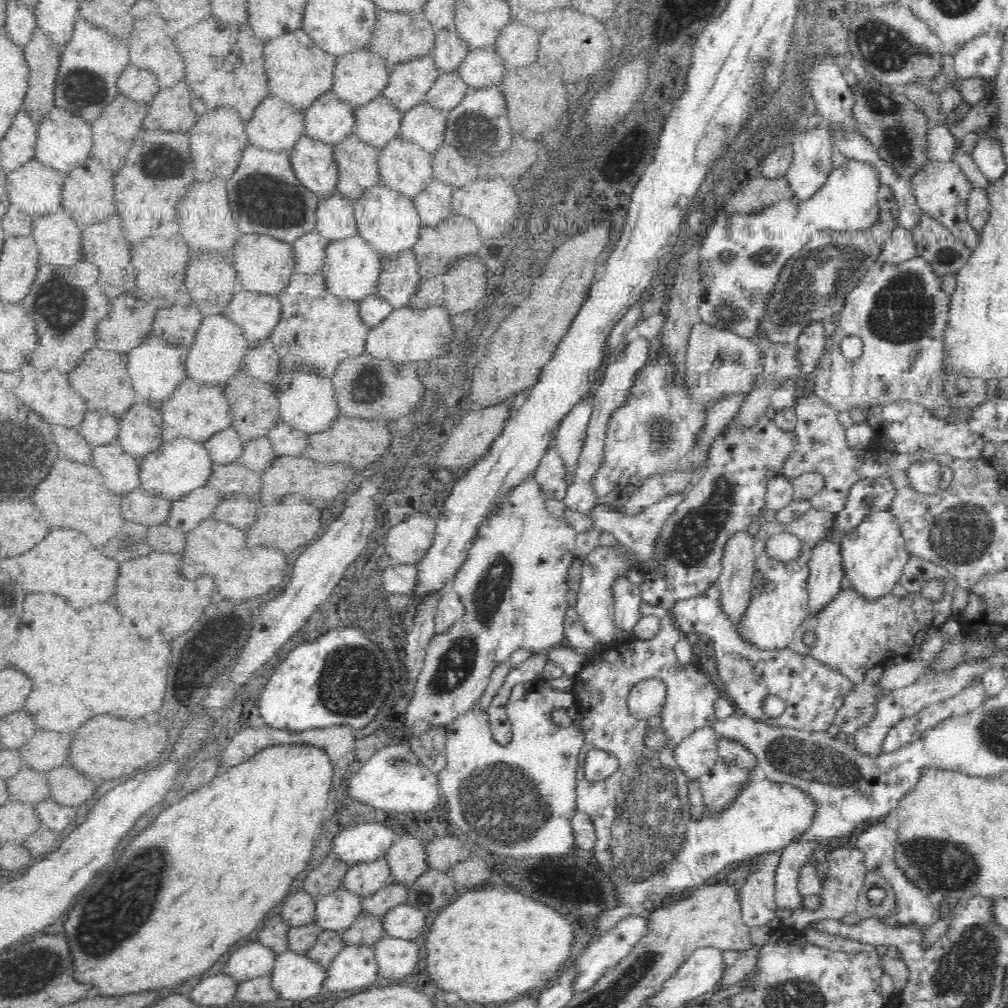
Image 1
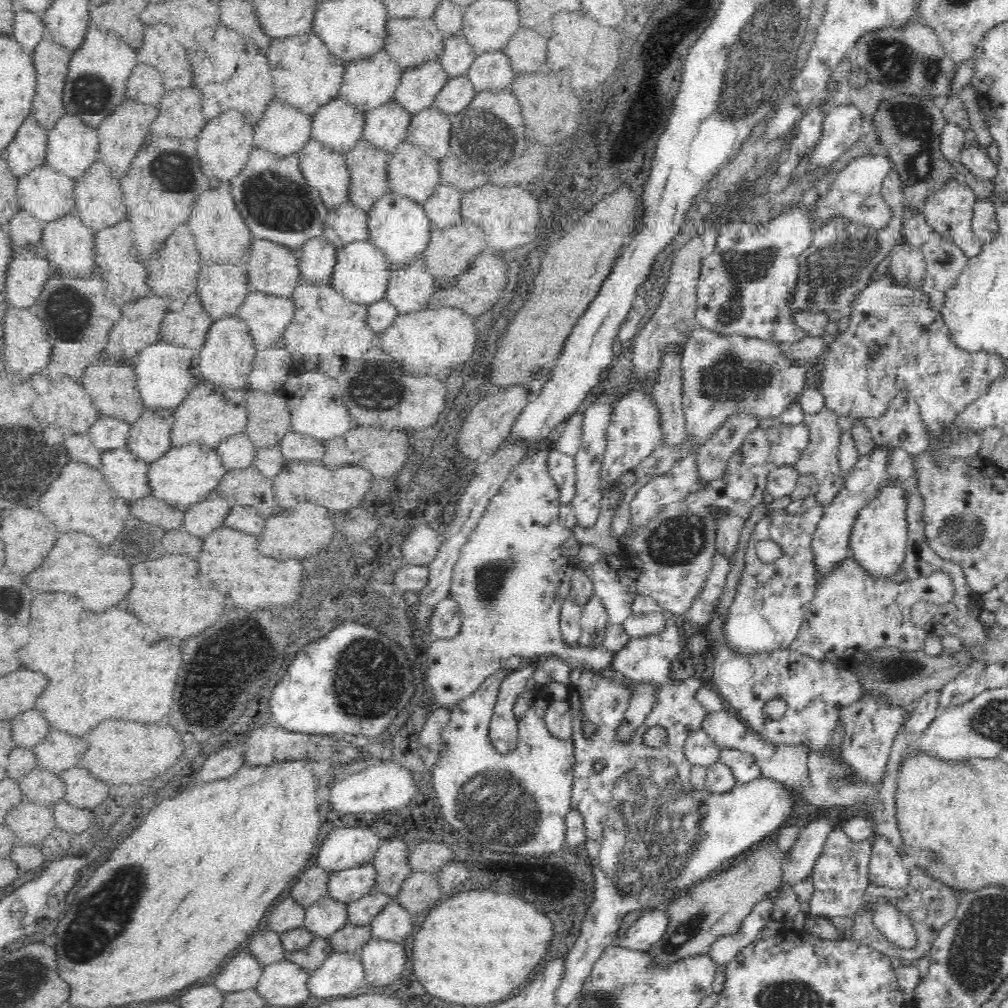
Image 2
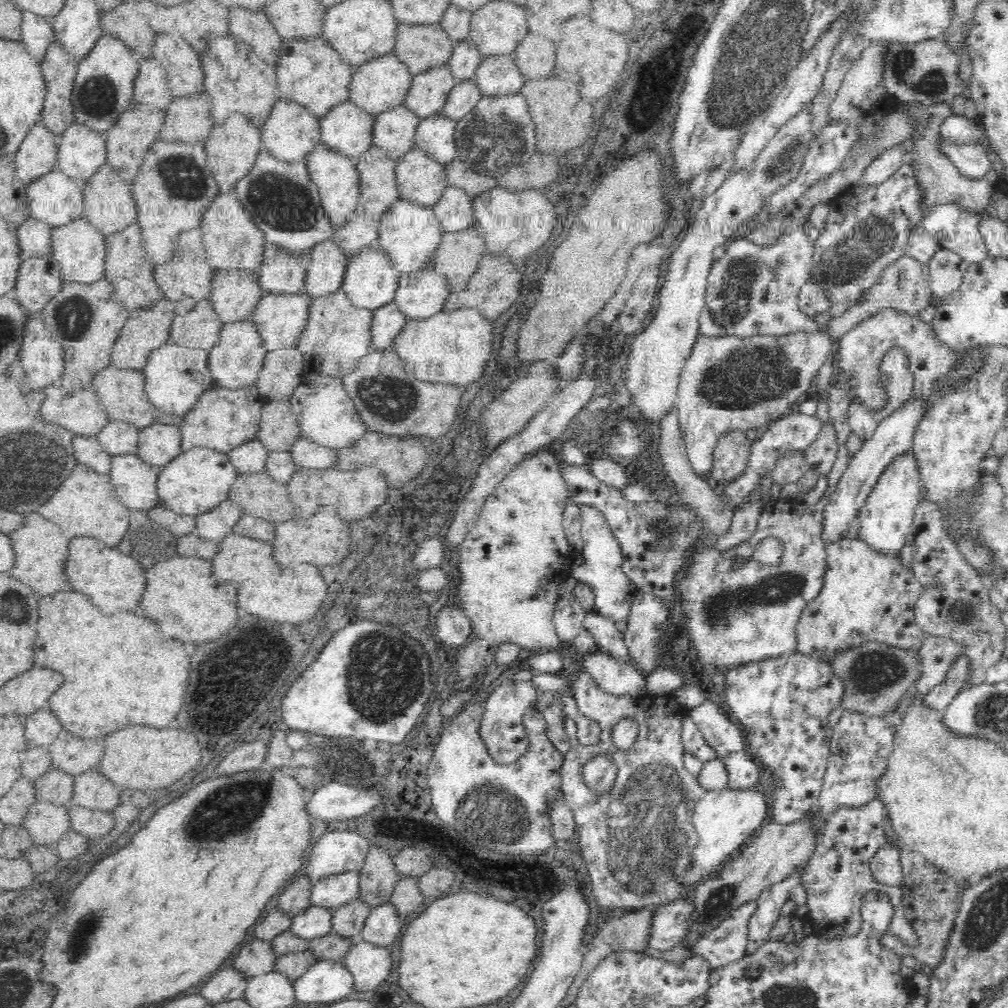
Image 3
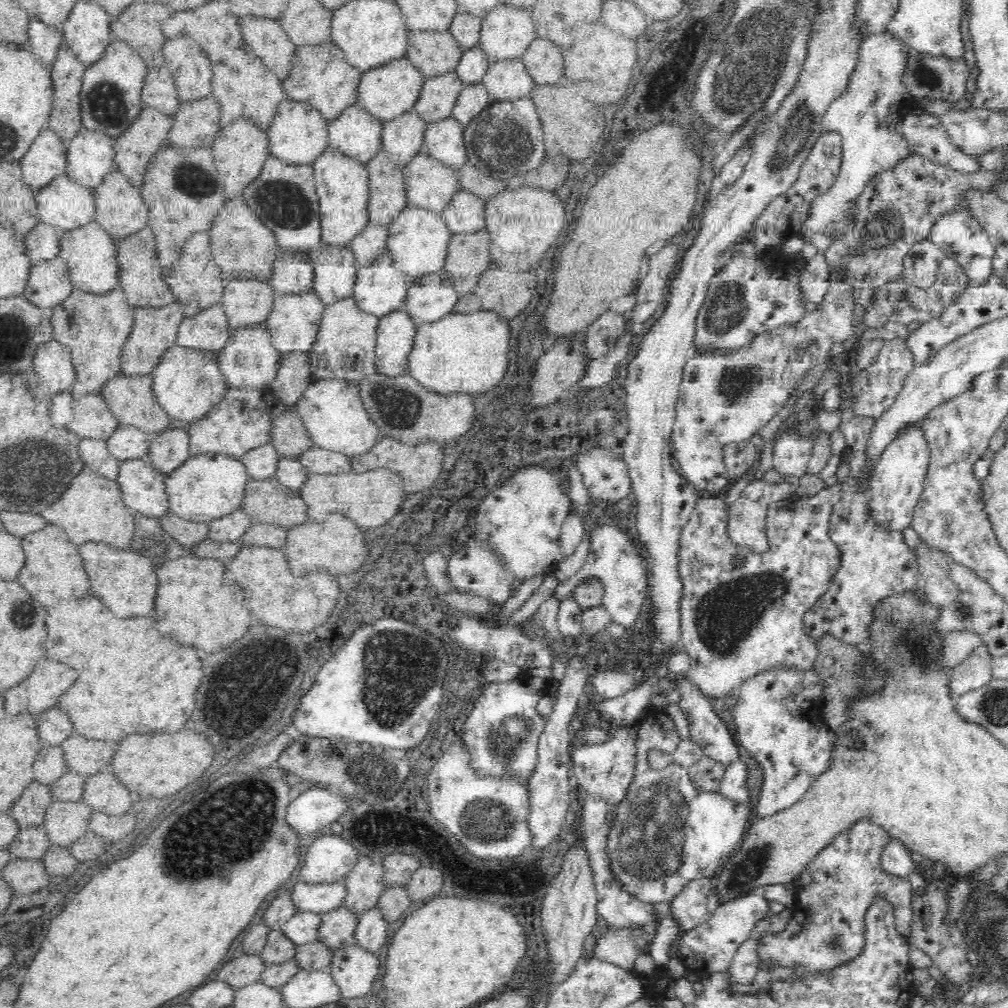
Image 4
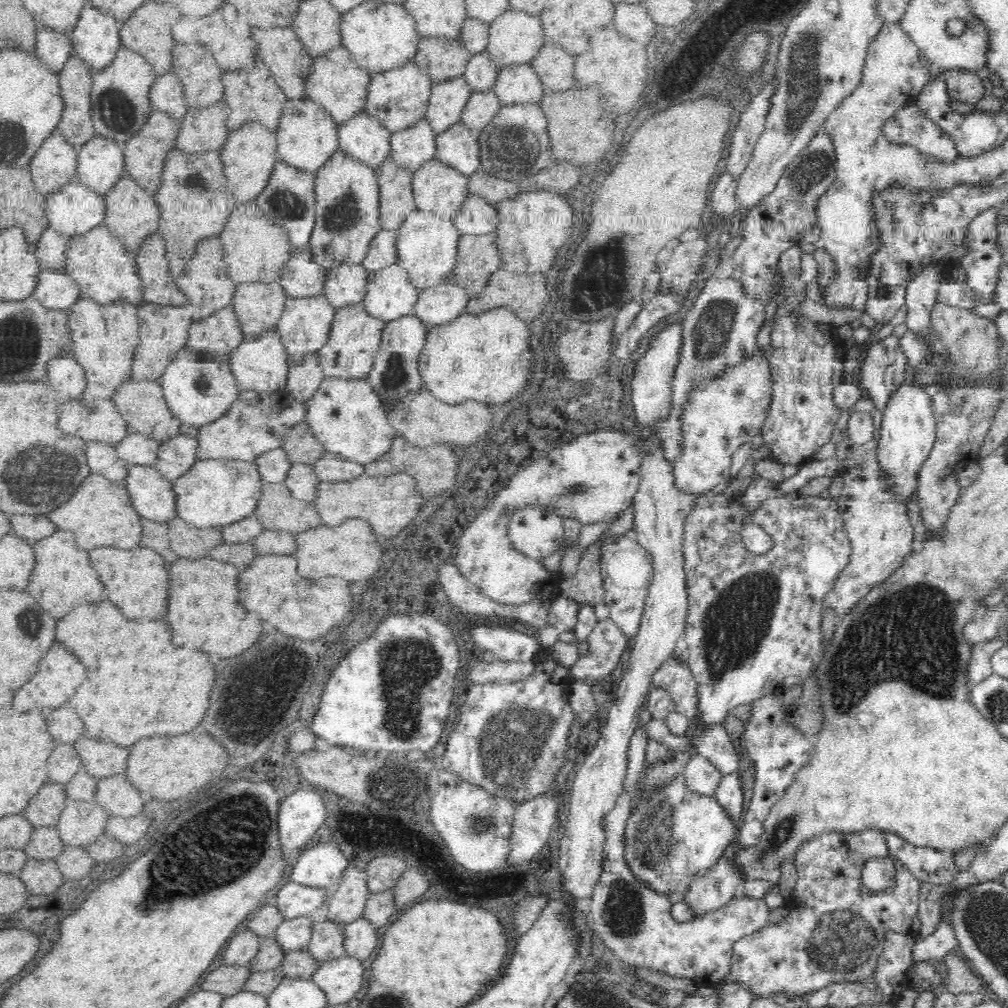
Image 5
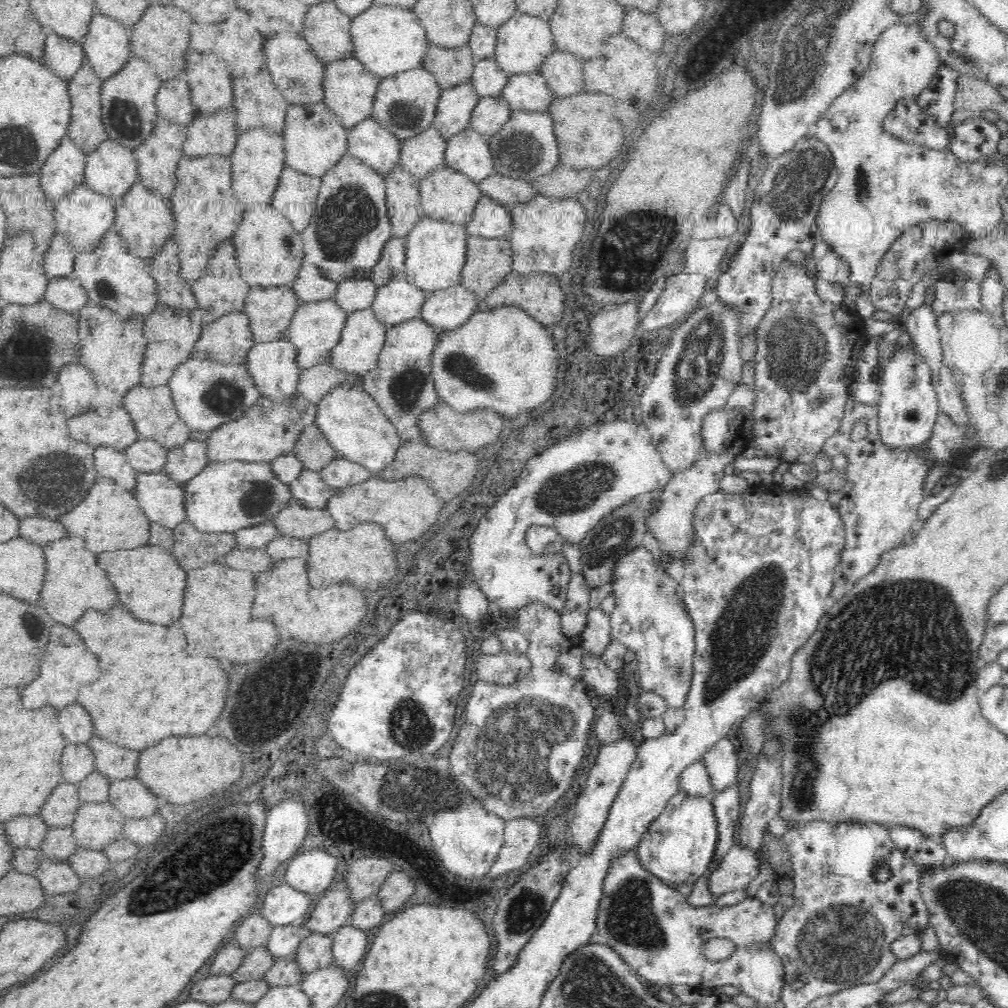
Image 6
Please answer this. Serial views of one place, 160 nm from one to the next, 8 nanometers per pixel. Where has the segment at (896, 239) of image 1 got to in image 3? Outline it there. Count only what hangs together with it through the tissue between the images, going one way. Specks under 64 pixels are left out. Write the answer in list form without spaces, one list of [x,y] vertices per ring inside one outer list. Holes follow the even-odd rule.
[[[904,255],[892,262],[882,273],[878,282],[864,291],[861,299],[848,308],[840,317],[834,317],[826,324],[825,334],[836,342],[848,329],[852,328],[860,319],[874,316],[882,308],[896,308],[906,314],[918,314],[928,307],[933,290],[929,287],[931,280],[930,268],[927,263],[922,263],[912,257]]]

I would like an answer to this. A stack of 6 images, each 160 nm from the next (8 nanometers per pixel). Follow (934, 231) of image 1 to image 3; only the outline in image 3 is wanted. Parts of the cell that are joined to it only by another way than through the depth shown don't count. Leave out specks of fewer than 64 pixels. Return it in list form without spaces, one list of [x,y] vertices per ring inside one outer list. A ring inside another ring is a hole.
[[[939,246],[929,260],[928,266],[931,276],[929,287],[936,295],[943,298],[961,285],[969,263],[952,249]]]

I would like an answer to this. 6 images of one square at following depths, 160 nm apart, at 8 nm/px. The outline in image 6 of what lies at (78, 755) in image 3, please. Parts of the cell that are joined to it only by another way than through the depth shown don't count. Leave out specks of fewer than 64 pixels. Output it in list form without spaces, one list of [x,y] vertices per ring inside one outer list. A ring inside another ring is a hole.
[[[92,736],[86,743],[94,755],[95,770],[109,780],[137,776],[139,751],[118,746],[115,742]]]

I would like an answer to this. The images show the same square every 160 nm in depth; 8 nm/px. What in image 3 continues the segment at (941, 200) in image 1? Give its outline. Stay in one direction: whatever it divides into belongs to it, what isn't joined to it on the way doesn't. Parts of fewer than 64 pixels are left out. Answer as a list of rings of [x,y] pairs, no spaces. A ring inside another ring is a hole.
[[[940,203],[925,212],[920,229],[926,230],[939,246],[952,249],[970,264],[989,256],[978,223],[978,214],[966,205]]]

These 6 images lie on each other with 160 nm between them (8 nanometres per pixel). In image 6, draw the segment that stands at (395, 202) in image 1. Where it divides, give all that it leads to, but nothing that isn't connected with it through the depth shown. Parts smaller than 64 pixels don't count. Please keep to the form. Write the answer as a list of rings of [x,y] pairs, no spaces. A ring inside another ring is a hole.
[[[416,220],[414,226],[407,232],[405,239],[404,262],[405,275],[408,282],[416,285],[426,293],[433,293],[440,289],[459,283],[463,266],[466,266],[468,257],[468,234],[462,226],[444,222],[444,220]]]

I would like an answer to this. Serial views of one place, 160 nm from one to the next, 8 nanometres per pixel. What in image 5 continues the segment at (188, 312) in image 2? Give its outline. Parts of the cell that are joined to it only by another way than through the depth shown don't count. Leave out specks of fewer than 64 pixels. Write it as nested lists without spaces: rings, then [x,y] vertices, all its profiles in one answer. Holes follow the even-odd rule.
[[[231,306],[215,311],[213,315],[198,322],[192,322],[187,328],[187,337],[184,346],[178,351],[182,352],[184,348],[192,350],[194,360],[202,362],[226,362],[226,368],[229,368],[230,354],[233,348],[237,348],[240,343],[246,340],[246,336],[239,329],[239,324]]]

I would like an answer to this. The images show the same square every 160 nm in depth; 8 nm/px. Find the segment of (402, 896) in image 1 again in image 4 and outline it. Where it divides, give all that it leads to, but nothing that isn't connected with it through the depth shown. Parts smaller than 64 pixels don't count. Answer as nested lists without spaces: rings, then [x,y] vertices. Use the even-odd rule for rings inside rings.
[[[334,908],[321,915],[322,924],[318,928],[320,941],[330,946],[332,950],[338,950],[356,943],[354,932],[358,928],[359,914],[346,908]]]

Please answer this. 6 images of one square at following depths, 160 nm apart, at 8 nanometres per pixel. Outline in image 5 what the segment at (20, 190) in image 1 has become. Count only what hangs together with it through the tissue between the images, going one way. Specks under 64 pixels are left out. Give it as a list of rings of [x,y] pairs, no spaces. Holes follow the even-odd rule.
[[[76,180],[48,193],[44,204],[48,226],[60,230],[68,238],[102,224],[104,218],[103,195]]]

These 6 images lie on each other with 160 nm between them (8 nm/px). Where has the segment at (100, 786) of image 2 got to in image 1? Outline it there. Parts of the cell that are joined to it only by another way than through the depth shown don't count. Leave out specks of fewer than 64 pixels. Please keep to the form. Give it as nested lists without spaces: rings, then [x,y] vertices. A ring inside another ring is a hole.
[[[58,766],[44,774],[50,788],[49,798],[63,806],[78,807],[94,794],[98,782],[82,776],[73,766]]]

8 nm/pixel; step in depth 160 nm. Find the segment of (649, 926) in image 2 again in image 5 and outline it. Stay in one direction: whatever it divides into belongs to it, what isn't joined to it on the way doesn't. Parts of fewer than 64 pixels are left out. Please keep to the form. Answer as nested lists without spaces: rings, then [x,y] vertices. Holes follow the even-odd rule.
[[[731,855],[720,858],[701,877],[691,881],[684,893],[683,902],[690,907],[693,918],[709,915],[740,891],[743,878],[737,872]]]

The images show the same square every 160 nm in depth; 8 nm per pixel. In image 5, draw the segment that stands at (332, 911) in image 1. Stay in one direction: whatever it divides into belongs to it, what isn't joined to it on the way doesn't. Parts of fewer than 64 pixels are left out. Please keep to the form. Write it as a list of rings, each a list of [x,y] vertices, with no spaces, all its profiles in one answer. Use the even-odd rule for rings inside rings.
[[[299,916],[285,919],[277,928],[276,939],[282,945],[284,952],[307,947],[312,938],[312,919],[309,916]]]

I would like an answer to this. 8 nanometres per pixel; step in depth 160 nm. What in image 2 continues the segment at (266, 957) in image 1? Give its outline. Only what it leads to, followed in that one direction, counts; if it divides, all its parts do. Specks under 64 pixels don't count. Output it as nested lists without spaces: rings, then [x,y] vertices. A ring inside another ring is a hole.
[[[248,950],[234,954],[214,980],[216,988],[224,993],[251,989],[264,972],[264,963]]]

